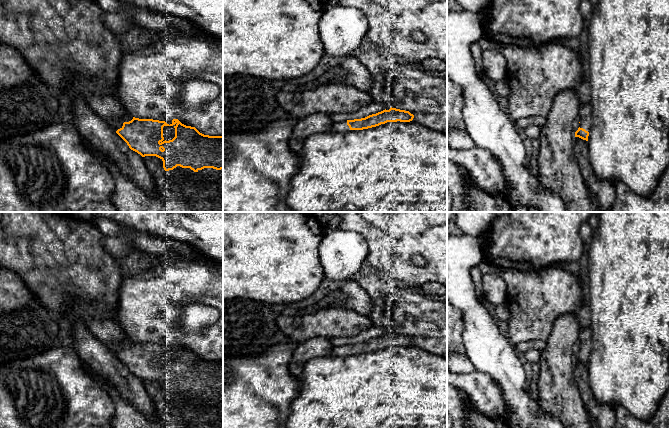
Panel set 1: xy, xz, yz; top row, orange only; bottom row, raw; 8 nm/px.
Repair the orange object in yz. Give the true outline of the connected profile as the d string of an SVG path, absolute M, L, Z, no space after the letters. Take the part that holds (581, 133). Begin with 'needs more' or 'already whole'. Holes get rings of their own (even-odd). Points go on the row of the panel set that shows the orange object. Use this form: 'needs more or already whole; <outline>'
needs more; M584 103L580 104L578 118L580 119L580 127L575 132L575 137L579 137L583 140L588 141L589 132L591 131L592 124L592 108L591 104Z

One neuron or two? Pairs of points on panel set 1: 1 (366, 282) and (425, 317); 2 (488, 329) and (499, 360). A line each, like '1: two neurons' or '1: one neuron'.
1: one neuron
2: one neuron

